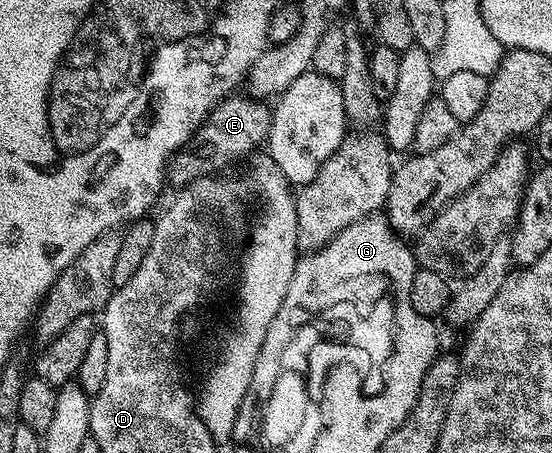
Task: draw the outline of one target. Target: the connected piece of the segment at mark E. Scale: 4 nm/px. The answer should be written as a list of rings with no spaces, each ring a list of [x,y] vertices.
[[[236,97],[223,98],[208,113],[201,126],[192,133],[192,139],[172,155],[166,171],[166,182],[169,187],[189,186],[199,178],[219,175],[224,172],[220,170],[234,165],[239,158],[246,157],[248,153],[251,155],[257,148],[265,145],[272,123],[272,106],[259,98]]]

